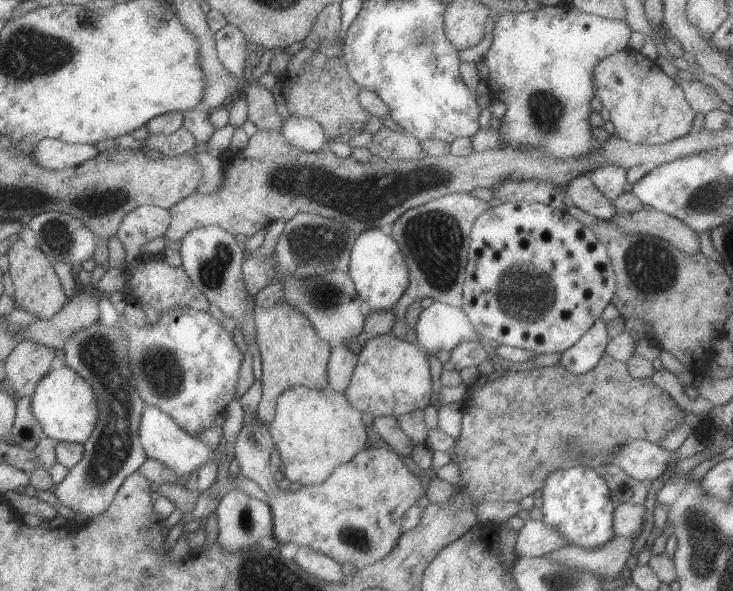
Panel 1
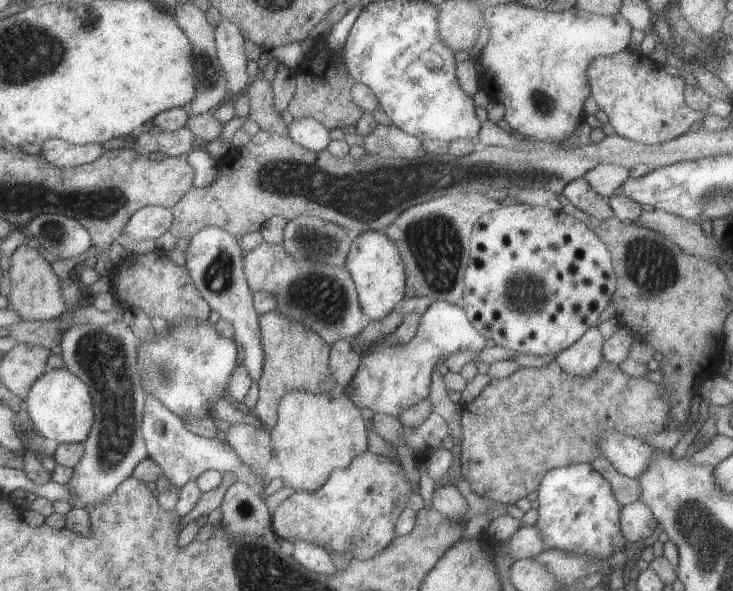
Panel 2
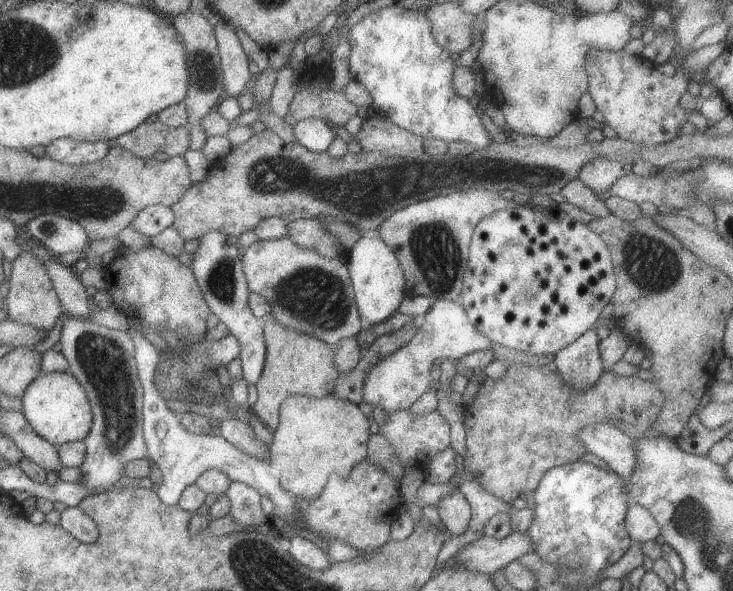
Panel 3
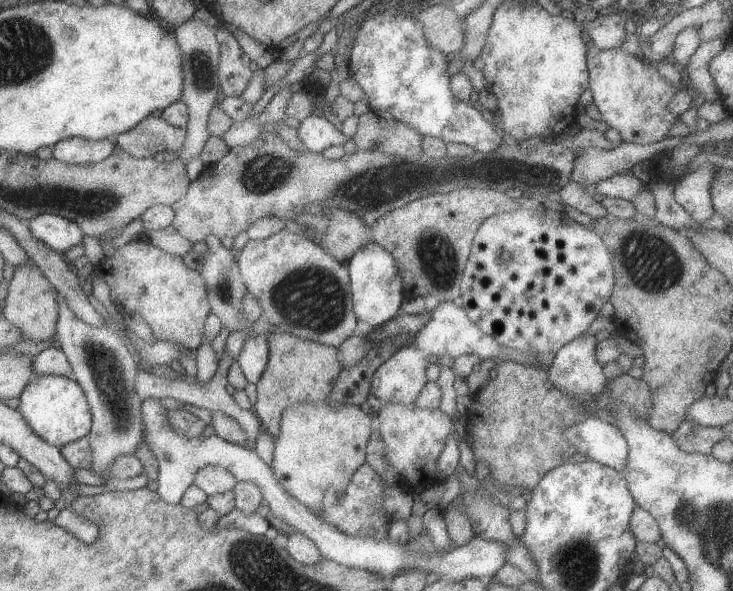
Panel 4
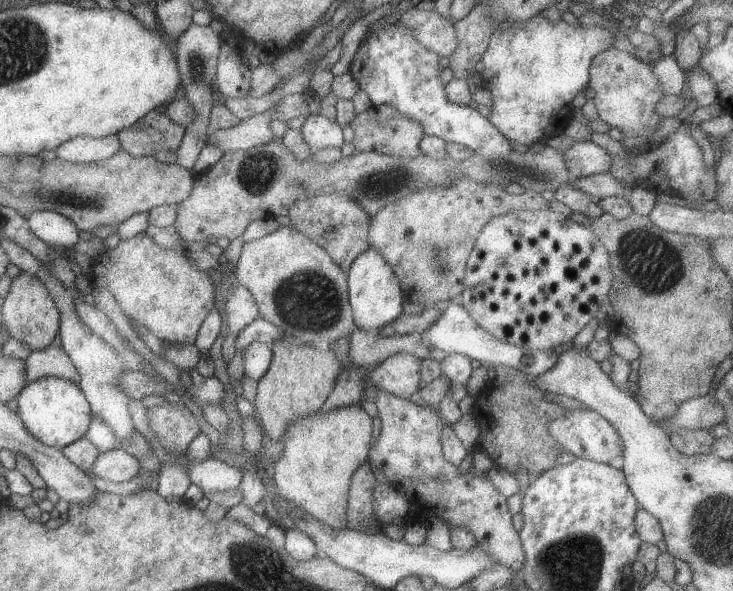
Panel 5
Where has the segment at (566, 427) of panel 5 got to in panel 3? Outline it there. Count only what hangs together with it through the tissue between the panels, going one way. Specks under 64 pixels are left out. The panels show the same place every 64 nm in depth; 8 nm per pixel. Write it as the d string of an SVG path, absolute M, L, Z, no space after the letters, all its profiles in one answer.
M593 424L579 432L579 440L587 452L603 460L611 472L621 478L629 478L637 464L637 444L619 428L609 424Z

